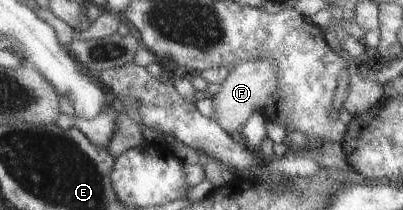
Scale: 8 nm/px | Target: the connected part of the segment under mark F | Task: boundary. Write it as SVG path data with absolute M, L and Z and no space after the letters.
M254 60L232 67L224 81L220 83L218 92L212 96L213 120L228 135L238 131L242 124L275 92L275 79L275 69L267 61Z

